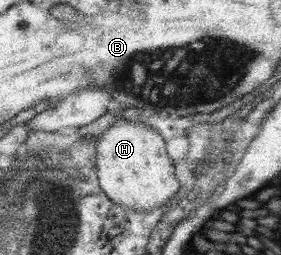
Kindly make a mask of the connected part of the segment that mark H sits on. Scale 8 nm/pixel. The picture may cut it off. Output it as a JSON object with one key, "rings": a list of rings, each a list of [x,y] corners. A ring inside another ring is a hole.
{"rings":[[[122,119],[108,128],[96,142],[98,147],[98,180],[102,190],[116,202],[134,210],[160,208],[180,191],[174,180],[174,164],[164,152],[162,136],[154,126],[142,120]]]}

